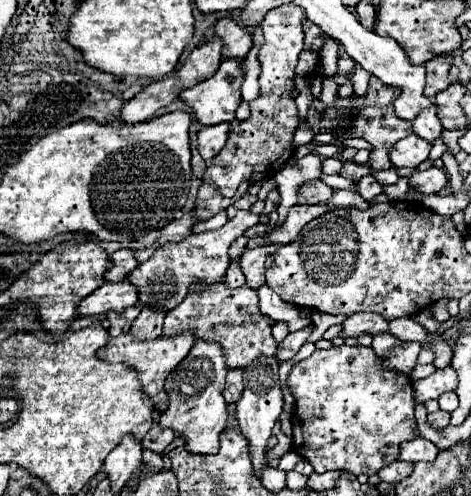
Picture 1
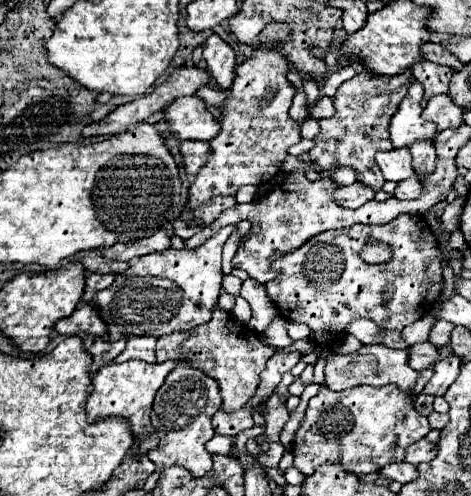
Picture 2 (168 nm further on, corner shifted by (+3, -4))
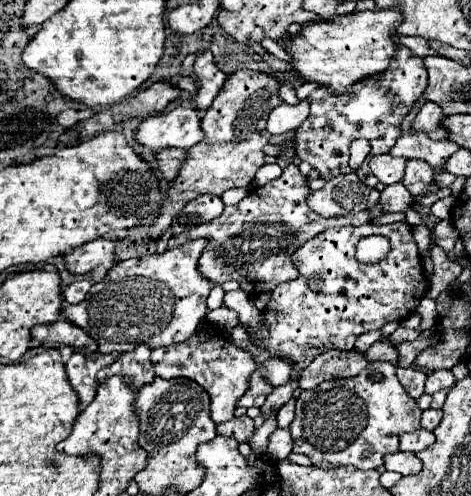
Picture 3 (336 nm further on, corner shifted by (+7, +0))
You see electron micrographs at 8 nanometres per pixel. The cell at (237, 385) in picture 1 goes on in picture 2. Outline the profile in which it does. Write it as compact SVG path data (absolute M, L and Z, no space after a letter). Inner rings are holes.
M244 406L238 412L224 412L222 408L214 414L212 418L212 426L218 434L228 434L228 436L236 436L238 432L252 428L252 408Z

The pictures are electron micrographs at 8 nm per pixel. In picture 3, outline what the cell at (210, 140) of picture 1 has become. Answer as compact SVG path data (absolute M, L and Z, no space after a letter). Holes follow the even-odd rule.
M166 148L156 154L156 160L158 160L158 166L160 166L164 180L172 182L176 178L176 172L180 170L184 156L186 156L186 150L176 150L176 148Z

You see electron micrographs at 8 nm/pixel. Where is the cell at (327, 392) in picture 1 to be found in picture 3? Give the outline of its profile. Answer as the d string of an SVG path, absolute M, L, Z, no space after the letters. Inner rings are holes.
M372 362L368 368L364 368L354 378L322 382L312 390L304 390L296 398L296 416L290 424L290 436L296 436L292 452L306 454L316 468L324 468L324 470L348 466L348 464L352 464L360 470L380 468L384 454L398 450L398 434L420 428L420 414L422 414L422 410L404 392L404 388L400 386L400 382L396 378L396 366L388 364L388 362ZM372 370L382 372L384 380L372 382L368 378L372 374Z

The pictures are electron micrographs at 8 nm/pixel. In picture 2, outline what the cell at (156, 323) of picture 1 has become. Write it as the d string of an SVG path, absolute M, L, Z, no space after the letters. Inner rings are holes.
M130 336L124 352L116 358L116 362L124 362L124 360L132 360L132 358L146 360L146 362L156 362L154 346L156 346L154 336Z

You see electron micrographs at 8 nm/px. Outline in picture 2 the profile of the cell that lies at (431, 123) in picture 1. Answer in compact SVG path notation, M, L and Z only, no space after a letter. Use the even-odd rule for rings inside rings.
M416 140L410 146L410 152L412 152L412 166L414 166L416 174L426 174L426 172L434 170L436 154L434 154L432 140Z

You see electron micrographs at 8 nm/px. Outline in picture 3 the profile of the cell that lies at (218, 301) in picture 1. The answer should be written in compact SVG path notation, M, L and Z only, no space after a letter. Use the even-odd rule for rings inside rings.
M214 326L192 334L186 342L170 344L168 348L152 350L154 374L164 380L188 378L198 382L210 394L210 418L214 424L232 420L236 410L236 400L248 390L248 380L256 368L250 352L236 348L226 334L218 332Z

